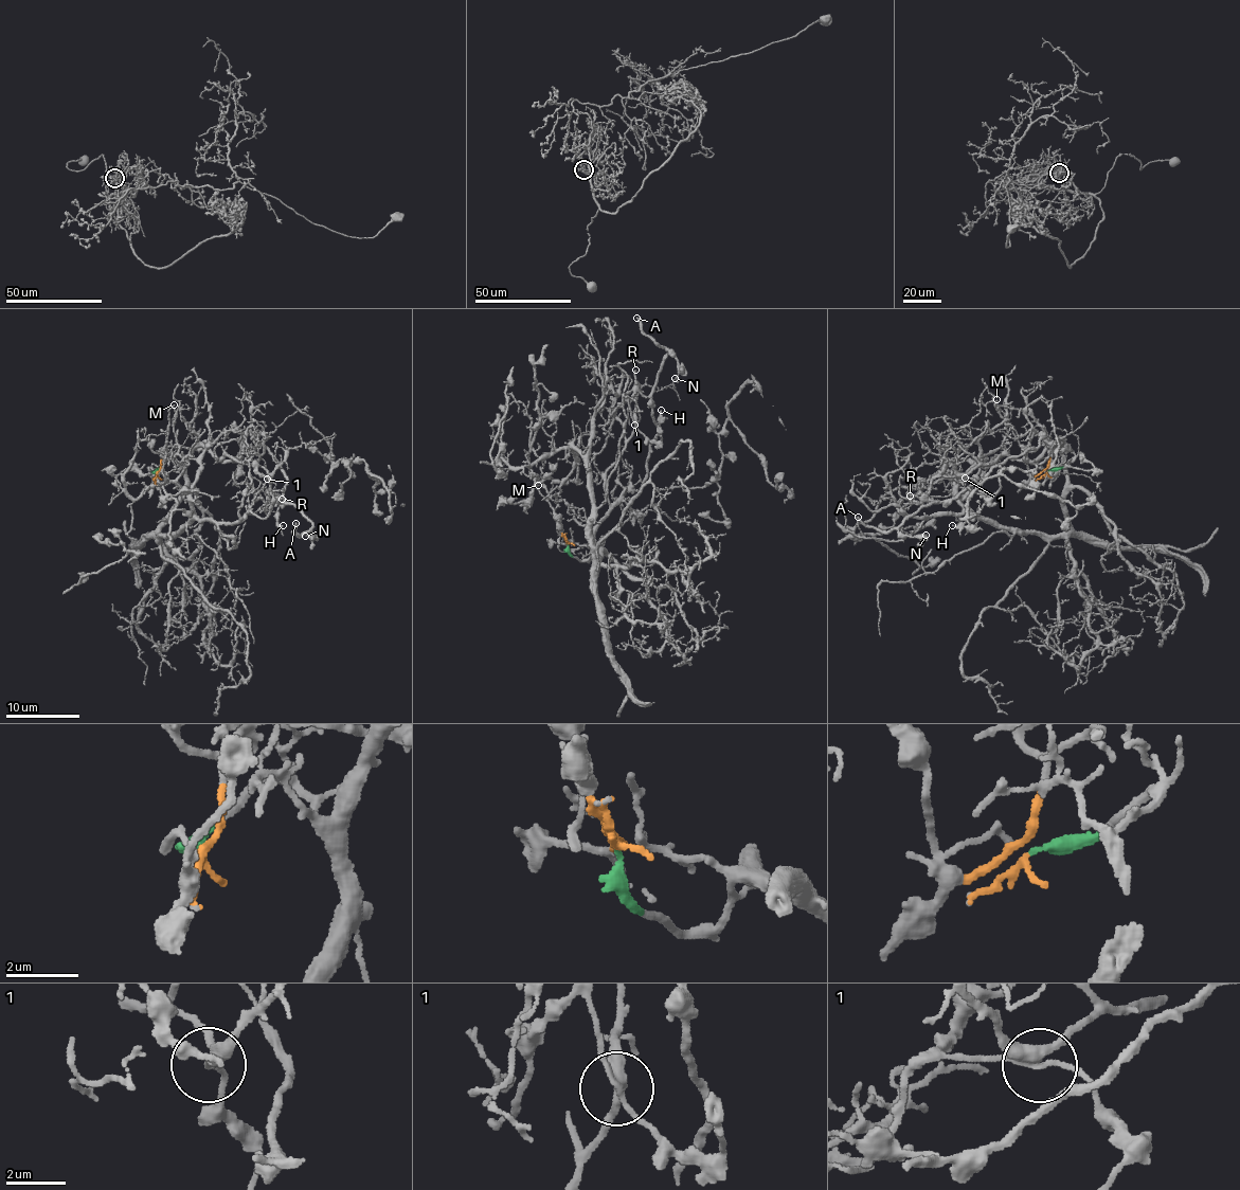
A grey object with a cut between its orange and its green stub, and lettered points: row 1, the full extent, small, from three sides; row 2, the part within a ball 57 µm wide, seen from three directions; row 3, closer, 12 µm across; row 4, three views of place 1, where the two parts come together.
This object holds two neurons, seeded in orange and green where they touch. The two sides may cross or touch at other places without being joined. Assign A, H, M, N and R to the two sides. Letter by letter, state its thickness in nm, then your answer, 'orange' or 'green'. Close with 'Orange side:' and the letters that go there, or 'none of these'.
A: 200 nm | orange
H: 170 nm | orange
M: 200 nm | orange
N: 130 nm | orange
R: 160 nm | orange
Orange side: A, H, M, N, R

